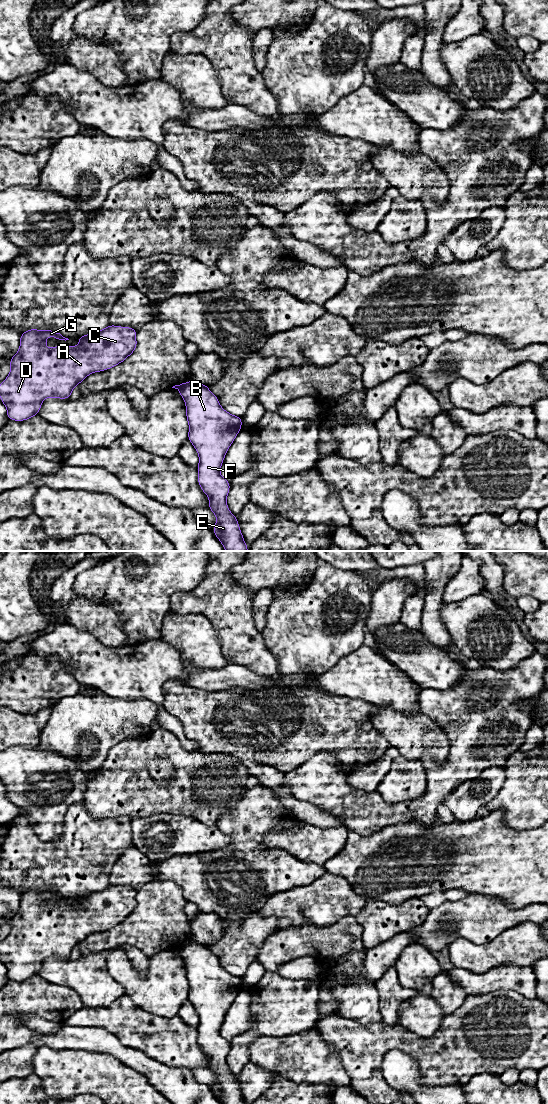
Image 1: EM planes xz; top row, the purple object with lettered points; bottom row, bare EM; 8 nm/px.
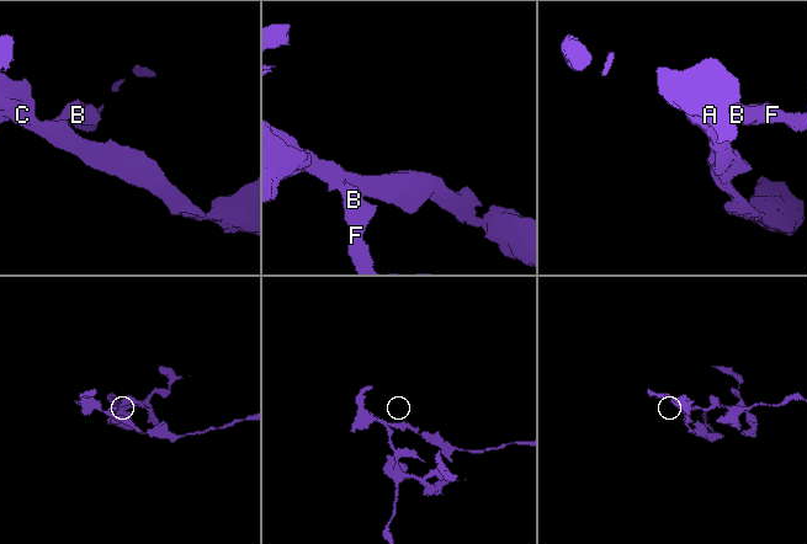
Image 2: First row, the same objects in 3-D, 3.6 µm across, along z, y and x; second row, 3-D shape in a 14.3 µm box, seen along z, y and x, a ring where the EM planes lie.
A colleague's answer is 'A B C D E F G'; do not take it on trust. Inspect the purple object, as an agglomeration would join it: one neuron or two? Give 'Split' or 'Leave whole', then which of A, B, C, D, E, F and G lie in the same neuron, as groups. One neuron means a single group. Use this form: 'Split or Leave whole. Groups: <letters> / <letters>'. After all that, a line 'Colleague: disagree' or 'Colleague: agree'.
Split. Groups: A C D G / B E F
Colleague: disagree

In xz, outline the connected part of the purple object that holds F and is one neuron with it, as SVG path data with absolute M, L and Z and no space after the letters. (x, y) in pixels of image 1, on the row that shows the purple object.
M188 381L179 389L186 404L186 418L189 424L188 440L193 444L199 455L198 484L209 497L209 509L217 517L212 530L226 551L248 551L237 518L230 512L226 502L230 482L220 474L224 457L242 428L242 418L225 411L207 385Z

